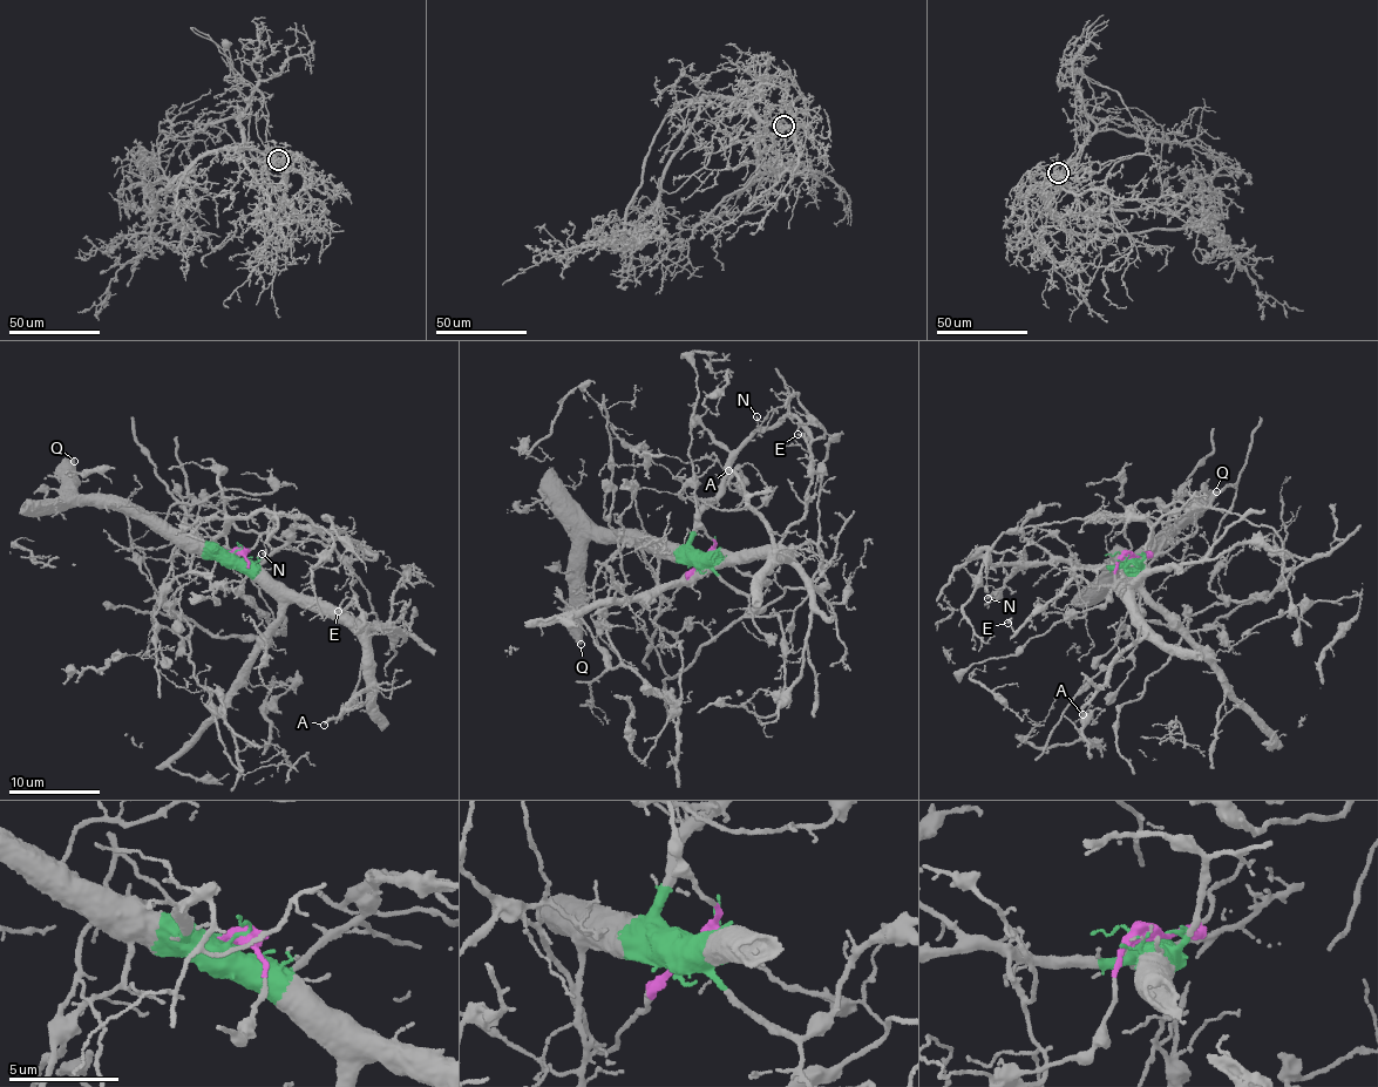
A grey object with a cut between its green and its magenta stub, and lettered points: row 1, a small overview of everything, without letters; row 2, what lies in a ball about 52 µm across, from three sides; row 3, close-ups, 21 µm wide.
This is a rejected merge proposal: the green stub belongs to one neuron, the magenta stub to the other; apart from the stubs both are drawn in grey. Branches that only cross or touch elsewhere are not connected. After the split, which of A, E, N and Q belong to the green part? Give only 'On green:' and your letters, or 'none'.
On green: A, E, N, Q

